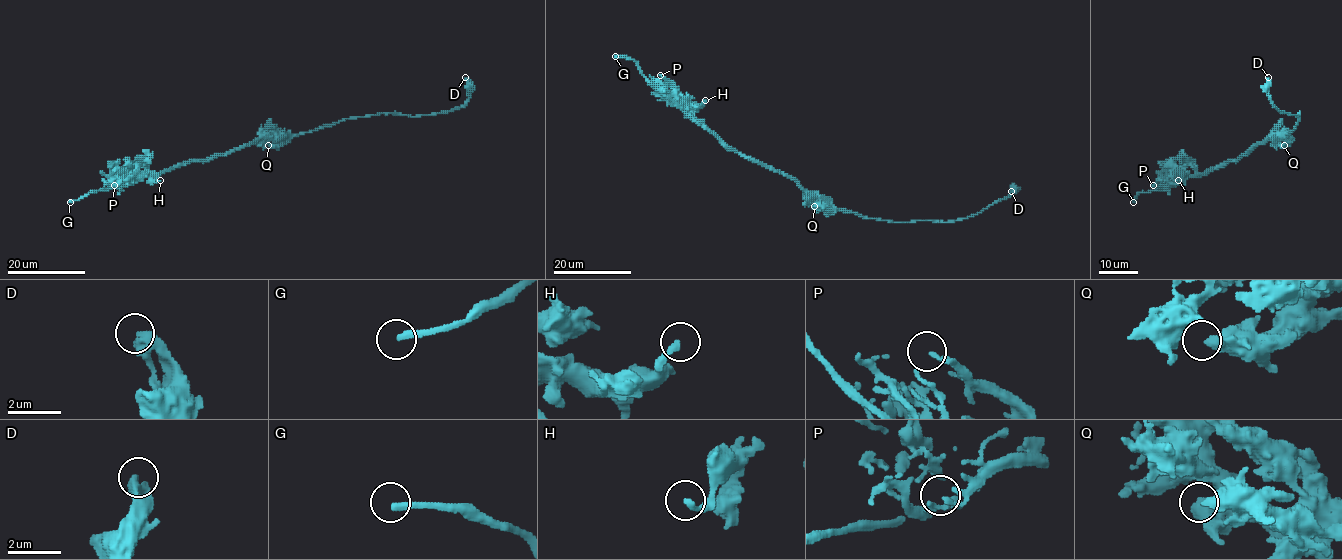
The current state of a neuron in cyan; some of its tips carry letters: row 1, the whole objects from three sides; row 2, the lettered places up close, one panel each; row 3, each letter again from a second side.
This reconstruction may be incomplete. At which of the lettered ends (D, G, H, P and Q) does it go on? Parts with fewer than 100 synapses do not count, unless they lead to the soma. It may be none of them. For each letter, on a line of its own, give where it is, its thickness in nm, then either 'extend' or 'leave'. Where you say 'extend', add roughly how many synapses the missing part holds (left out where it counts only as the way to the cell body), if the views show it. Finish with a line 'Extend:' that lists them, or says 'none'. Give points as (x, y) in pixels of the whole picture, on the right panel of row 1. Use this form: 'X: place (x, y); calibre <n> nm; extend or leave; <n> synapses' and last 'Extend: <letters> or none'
D: place (1268, 77); calibre 440 nm; leave
G: place (1133, 202); calibre 280 nm; extend
H: place (1178, 180); calibre 220 nm; leave
P: place (1153, 185); calibre 90 nm; leave
Q: place (1284, 145); calibre 360 nm; leave
Extend: G

